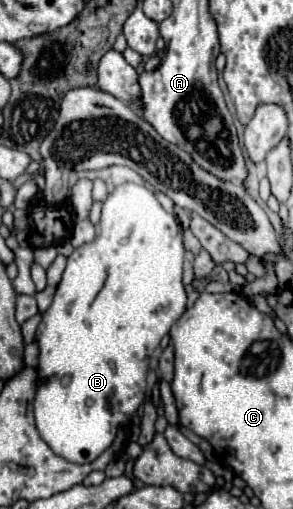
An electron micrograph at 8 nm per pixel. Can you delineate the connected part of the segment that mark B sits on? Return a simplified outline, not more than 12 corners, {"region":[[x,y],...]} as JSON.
{"region":[[116,186],[36,330],[36,428],[96,460],[186,310],[182,228]]}

